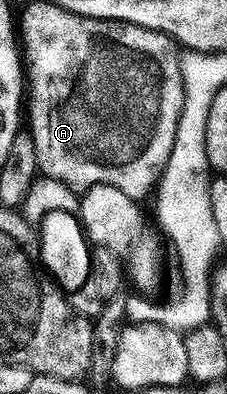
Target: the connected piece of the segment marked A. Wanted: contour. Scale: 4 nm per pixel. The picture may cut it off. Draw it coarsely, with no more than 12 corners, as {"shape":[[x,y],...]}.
{"shape":[[103,20],[36,79],[41,176],[143,201],[182,113],[168,35]]}

